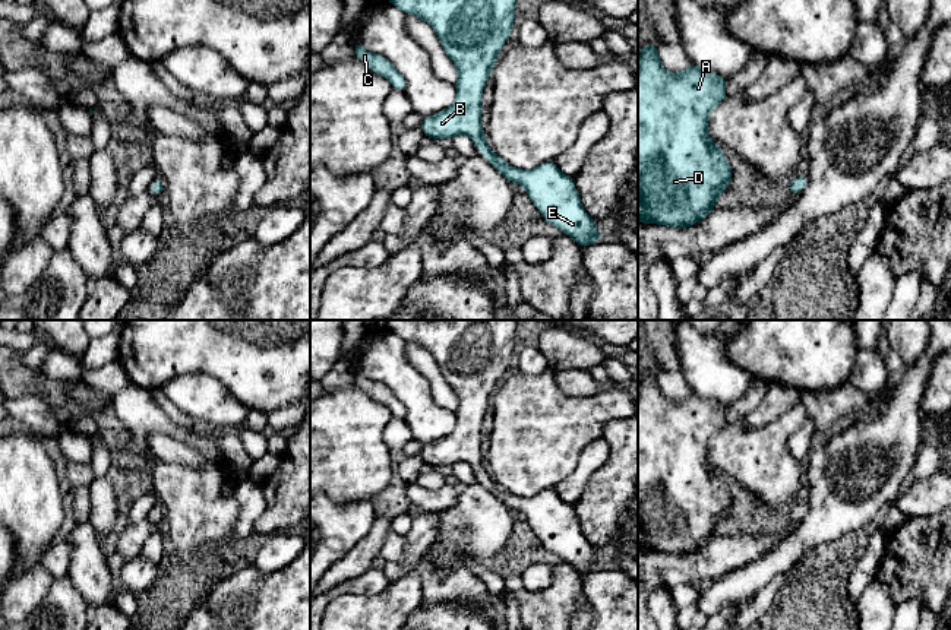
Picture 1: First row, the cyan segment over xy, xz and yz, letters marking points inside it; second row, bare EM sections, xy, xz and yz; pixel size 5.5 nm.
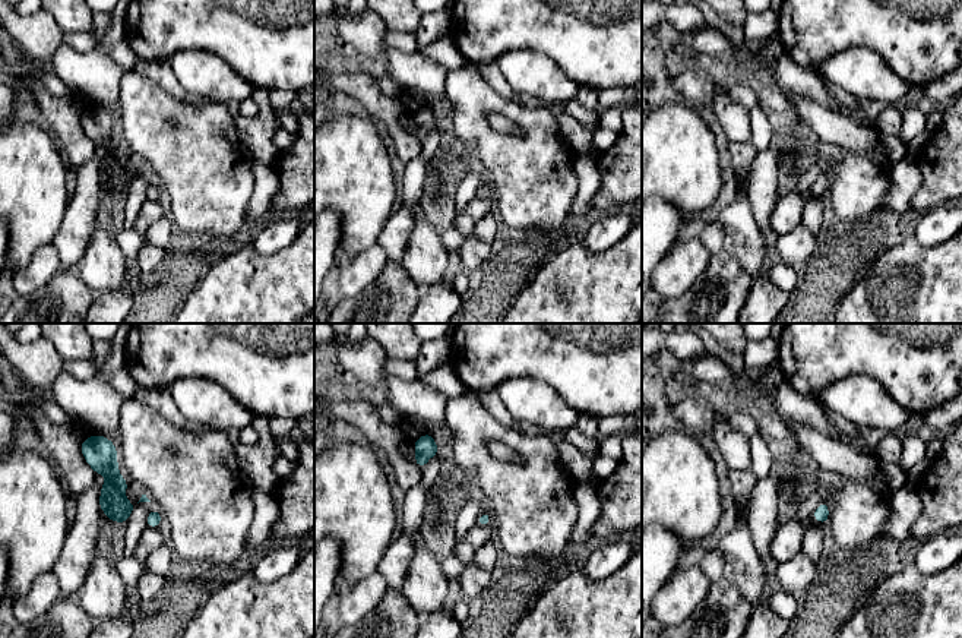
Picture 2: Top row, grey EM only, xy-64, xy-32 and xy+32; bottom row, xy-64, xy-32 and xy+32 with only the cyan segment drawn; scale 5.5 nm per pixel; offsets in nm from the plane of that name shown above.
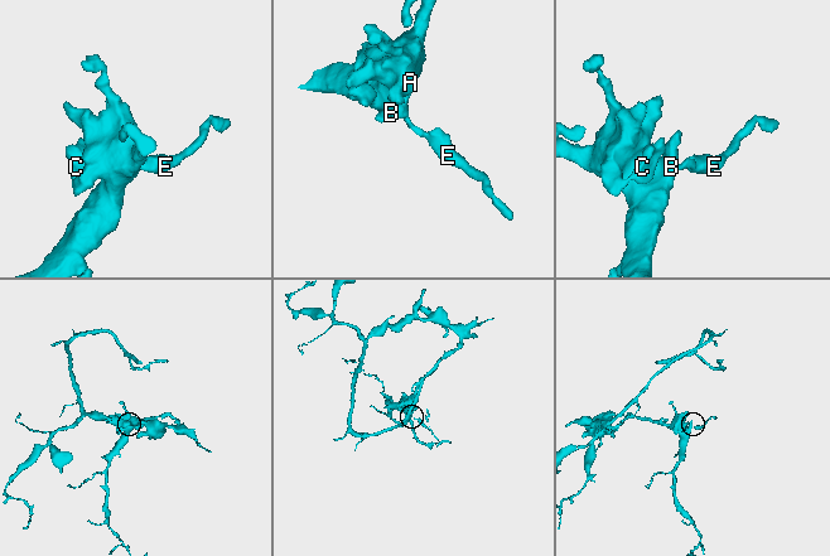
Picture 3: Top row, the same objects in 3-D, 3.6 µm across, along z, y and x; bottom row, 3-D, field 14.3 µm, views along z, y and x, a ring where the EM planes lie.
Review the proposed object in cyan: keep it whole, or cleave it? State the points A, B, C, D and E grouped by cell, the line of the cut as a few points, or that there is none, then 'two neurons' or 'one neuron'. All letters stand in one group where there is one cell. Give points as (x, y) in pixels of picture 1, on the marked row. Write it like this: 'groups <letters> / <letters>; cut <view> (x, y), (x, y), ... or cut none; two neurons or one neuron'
groups A B C D E; cut none; one neuron

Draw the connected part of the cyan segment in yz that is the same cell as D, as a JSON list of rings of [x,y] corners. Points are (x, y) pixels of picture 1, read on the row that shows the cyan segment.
[[[645,44],[638,58],[638,221],[664,227],[689,228],[715,209],[718,196],[727,190],[733,168],[723,148],[708,136],[710,113],[727,98],[729,79],[689,63],[680,73],[667,72],[658,58],[658,47]]]

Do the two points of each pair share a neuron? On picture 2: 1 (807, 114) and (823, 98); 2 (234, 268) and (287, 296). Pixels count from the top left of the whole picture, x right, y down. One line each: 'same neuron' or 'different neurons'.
1: different neurons
2: same neuron

